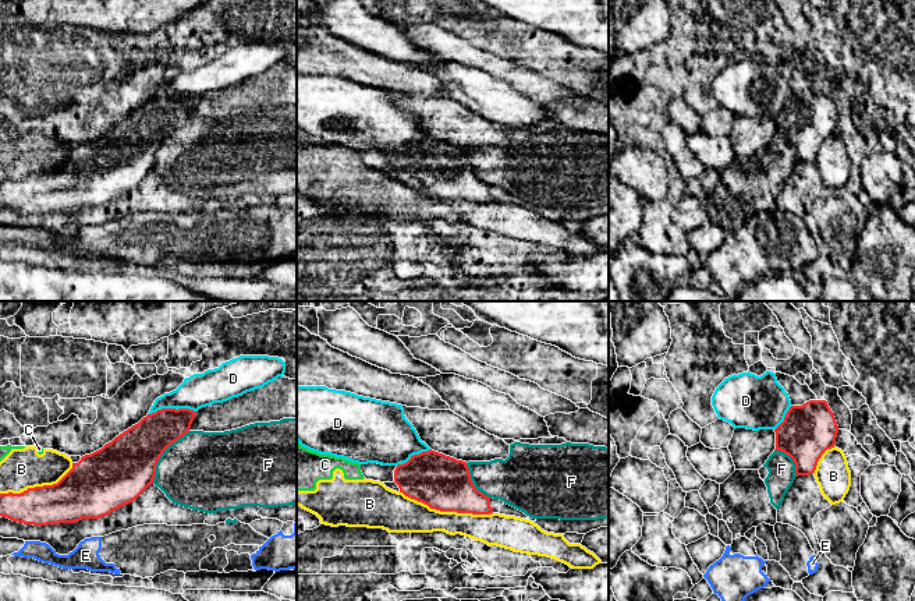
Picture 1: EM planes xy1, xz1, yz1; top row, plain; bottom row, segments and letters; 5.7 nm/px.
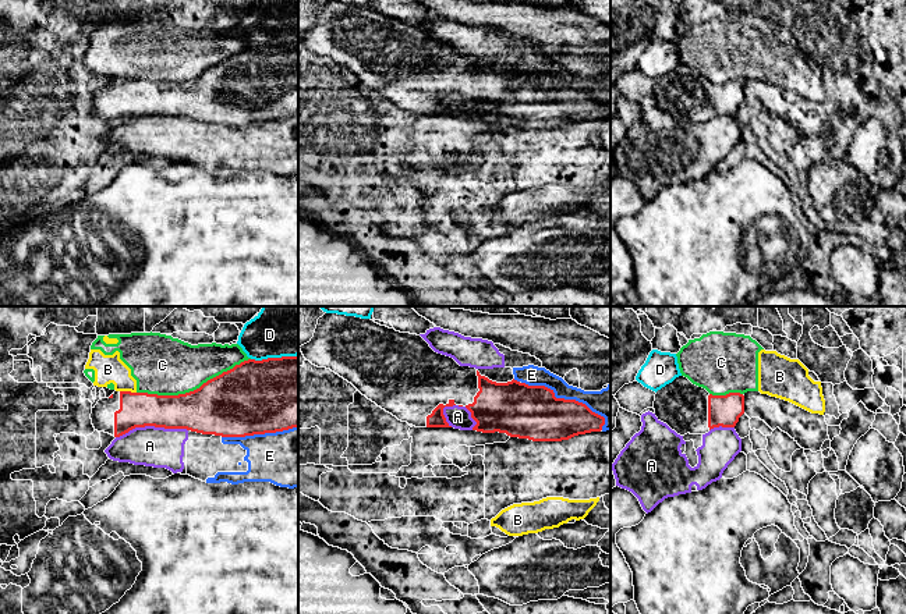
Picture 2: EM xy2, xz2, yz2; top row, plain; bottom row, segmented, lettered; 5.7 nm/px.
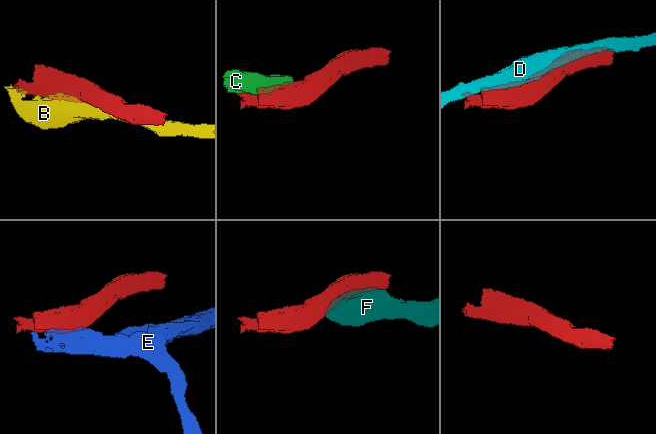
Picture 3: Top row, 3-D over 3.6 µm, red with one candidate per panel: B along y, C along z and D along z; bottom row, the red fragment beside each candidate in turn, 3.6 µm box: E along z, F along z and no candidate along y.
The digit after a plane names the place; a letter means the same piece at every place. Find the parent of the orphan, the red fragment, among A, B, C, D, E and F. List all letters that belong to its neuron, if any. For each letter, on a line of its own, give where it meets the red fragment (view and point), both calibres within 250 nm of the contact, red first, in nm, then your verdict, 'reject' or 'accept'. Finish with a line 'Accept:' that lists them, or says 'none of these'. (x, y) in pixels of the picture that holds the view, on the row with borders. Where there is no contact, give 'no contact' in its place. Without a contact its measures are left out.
A: xy2 (151, 425) | 220/240 nm | reject
B: xz1 (446, 511) | 320/200 nm | reject
C: xy2 (194, 390) | 380/340 nm | reject
D: xy1 (171, 409) | 240/200 nm | reject
E: xz2 (567, 400) | 320/180 nm | reject
F: xy1 (162, 453) | 360/440 nm | reject
Accept: none of these

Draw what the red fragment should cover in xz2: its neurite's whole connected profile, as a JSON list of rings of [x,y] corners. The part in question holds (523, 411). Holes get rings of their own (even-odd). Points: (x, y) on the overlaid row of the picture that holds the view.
[[[325,313],[318,319],[314,337],[300,347],[304,358],[318,368],[326,368],[351,383],[362,395],[392,414],[401,422],[415,427],[452,427],[443,415],[445,407],[466,407],[477,422],[473,430],[482,433],[506,433],[510,437],[532,441],[562,441],[578,434],[601,432],[605,418],[592,412],[576,400],[556,398],[545,386],[528,386],[517,380],[496,383],[481,376],[475,368],[460,366],[453,358],[435,352],[417,334],[400,333],[381,326],[371,319]]]

